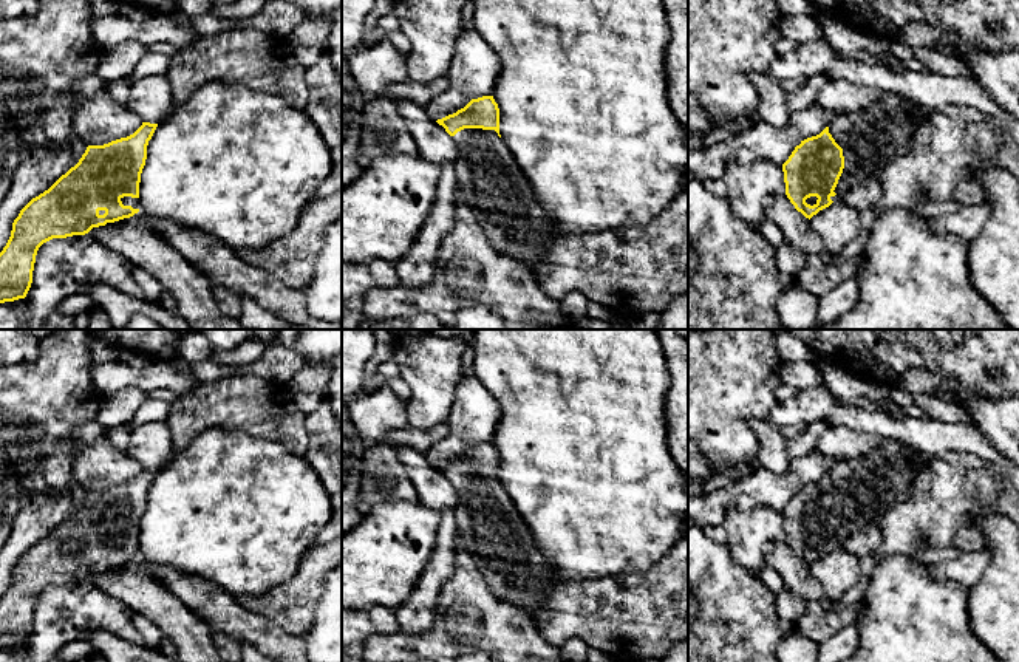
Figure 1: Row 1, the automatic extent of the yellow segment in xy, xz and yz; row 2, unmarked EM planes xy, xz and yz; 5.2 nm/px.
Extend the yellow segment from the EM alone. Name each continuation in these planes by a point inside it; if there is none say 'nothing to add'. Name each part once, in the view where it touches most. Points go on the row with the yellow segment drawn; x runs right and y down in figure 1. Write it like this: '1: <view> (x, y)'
1: yz (869, 138)

